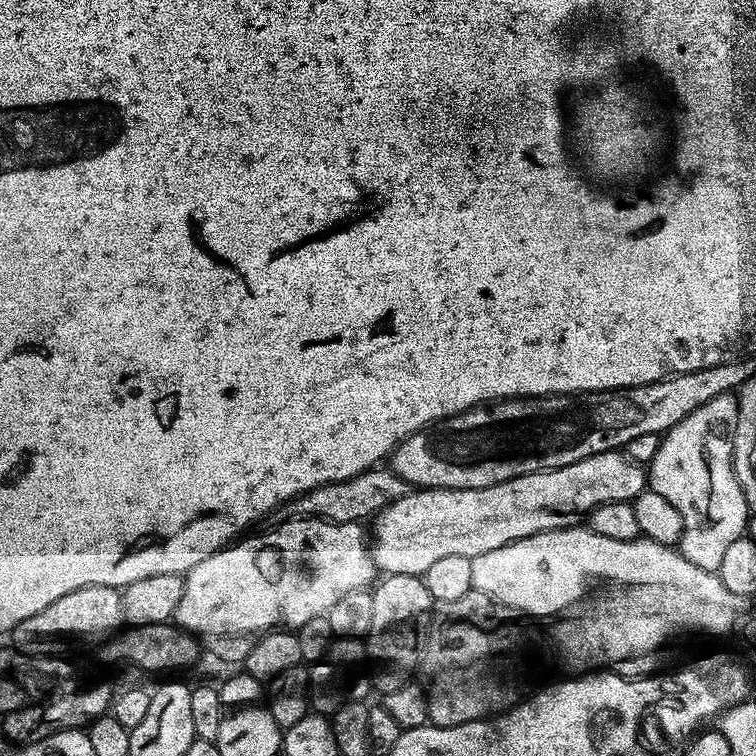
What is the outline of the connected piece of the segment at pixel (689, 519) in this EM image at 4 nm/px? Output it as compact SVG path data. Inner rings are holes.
M731 392L718 394L716 398L710 399L701 408L687 414L680 422L674 425L660 437L660 445L657 453L654 454L651 461L646 465L646 484L649 489L658 494L662 494L662 498L666 498L666 502L670 502L670 506L674 506L674 510L678 510L678 514L682 516L682 534L680 535L680 543L678 551L682 554L682 558L686 558L686 562L694 562L694 566L702 566L702 570L714 572L718 570L718 566L722 566L722 554L730 547L730 542L734 542L739 536L745 535L748 521L750 519L750 509L748 507L748 499L744 497L744 492L740 489L740 483L736 477L736 471L732 465L732 434L736 431L736 419L738 418L738 410L740 409L740 401Z

